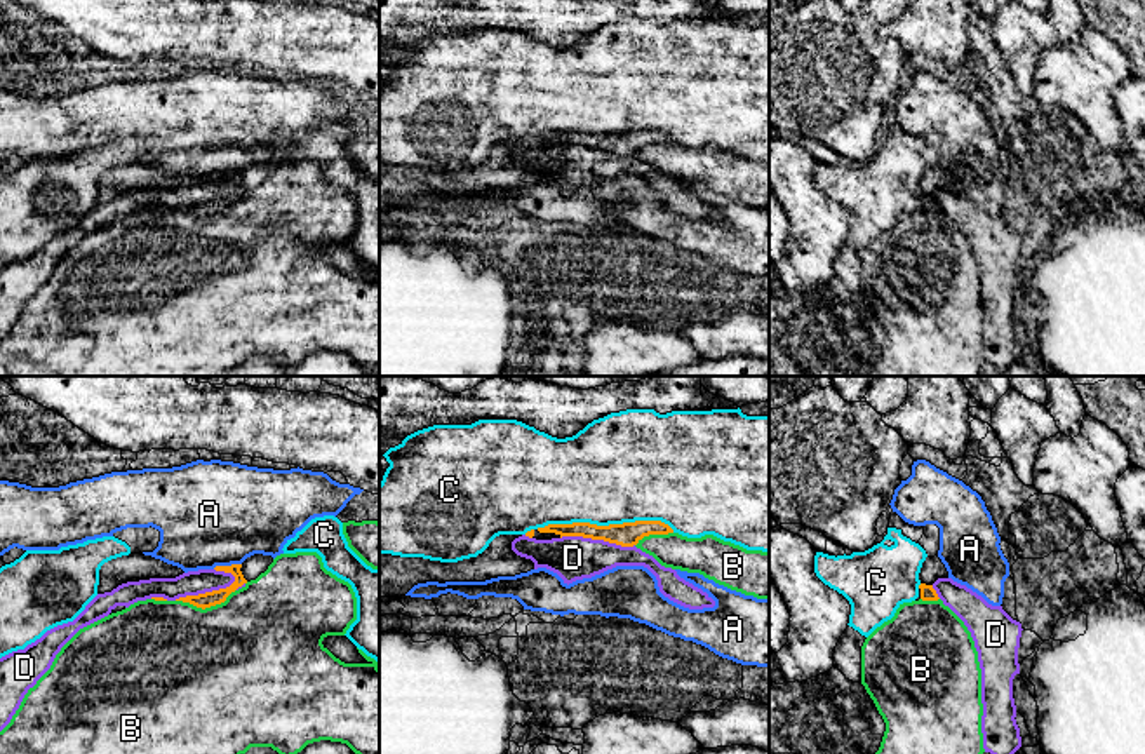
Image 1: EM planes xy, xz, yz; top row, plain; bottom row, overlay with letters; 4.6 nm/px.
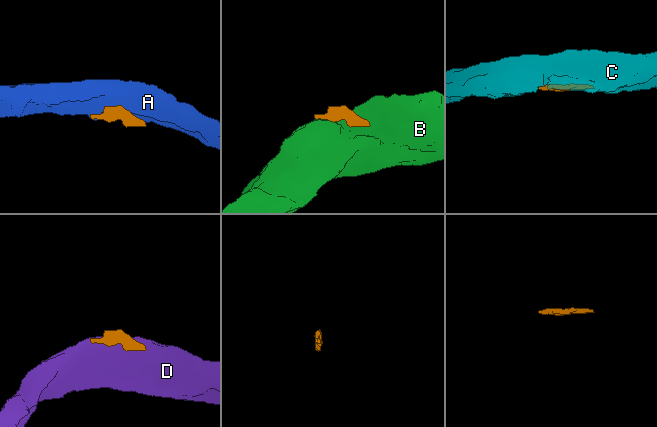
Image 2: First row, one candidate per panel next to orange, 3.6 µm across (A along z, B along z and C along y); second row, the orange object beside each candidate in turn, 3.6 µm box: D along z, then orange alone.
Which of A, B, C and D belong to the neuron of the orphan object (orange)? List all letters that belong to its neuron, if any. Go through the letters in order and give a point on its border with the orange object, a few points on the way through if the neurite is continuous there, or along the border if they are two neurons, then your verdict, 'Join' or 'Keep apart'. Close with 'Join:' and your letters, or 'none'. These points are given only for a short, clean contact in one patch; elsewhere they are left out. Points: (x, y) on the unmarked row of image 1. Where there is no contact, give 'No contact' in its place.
A: Touches orange at xy (227, 176). Boundary: xy (241, 173), (213, 178). Keep apart
B: Touches orange at xy (206, 216). Keep apart
C: Touches orange at xz (606, 136). Keep apart
D: Touches orange at xy (206, 202). Boundary: xy (235, 187), (225, 197), (174, 209). Keep apart
Join: none

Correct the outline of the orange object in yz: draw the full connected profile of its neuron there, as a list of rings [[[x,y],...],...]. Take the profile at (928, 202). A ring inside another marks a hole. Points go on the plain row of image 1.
[[[938,165],[934,167],[926,167],[926,171],[922,172],[921,183],[919,183],[919,190],[921,190],[921,209],[922,211],[938,211],[938,204],[933,199],[933,193],[938,188],[948,188],[948,181],[945,178],[945,174],[941,172],[941,169]]]

